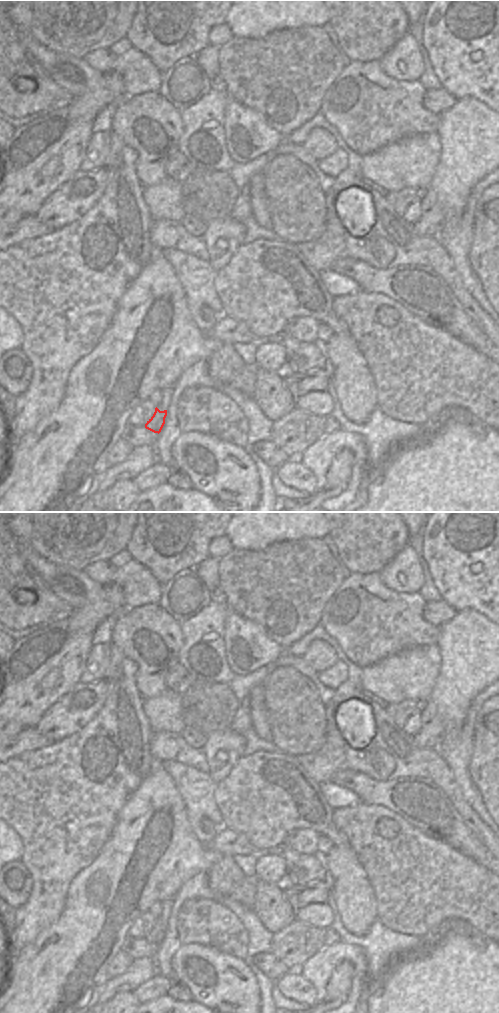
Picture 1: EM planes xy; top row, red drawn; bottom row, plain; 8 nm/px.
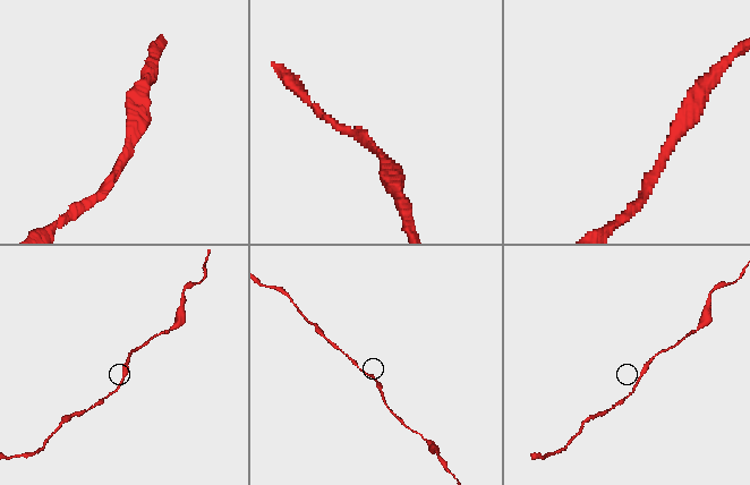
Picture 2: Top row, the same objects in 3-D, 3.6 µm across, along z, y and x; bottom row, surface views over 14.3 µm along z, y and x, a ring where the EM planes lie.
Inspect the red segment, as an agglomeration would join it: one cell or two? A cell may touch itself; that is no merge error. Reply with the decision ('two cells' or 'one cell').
one cell

